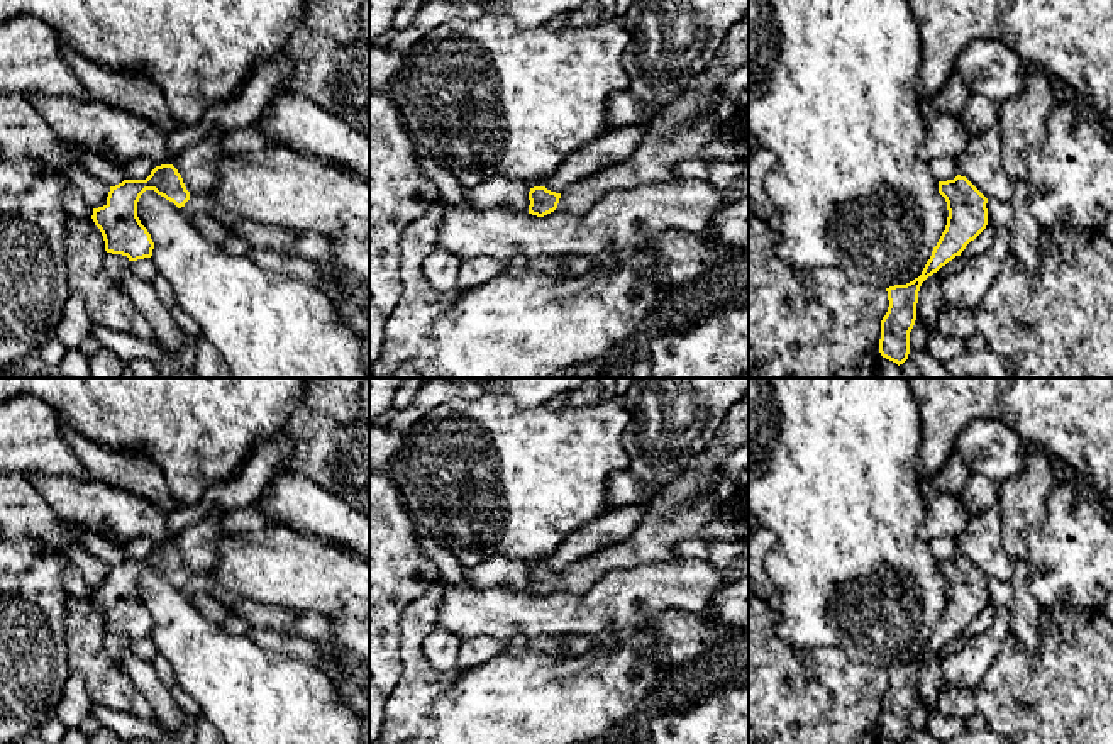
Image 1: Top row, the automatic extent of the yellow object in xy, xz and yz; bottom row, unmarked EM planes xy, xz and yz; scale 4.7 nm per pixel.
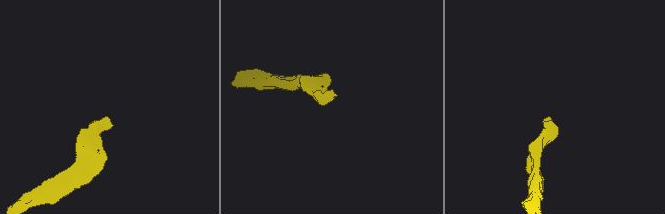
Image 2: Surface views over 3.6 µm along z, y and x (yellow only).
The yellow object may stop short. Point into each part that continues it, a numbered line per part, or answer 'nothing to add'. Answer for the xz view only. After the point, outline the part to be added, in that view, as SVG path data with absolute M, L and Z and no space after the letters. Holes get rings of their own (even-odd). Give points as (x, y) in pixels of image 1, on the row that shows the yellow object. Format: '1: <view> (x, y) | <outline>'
1: xz (686, 124) | M749 12L728 29L705 71L647 122L632 156L566 186L556 210L579 215L608 192L679 178L676 164L698 158L720 136L718 92L725 78L744 64L749 64Z

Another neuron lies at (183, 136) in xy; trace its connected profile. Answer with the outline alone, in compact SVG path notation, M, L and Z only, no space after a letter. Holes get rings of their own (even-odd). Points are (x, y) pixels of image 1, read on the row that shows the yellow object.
M280 53L268 63L261 64L244 85L241 93L224 103L208 108L207 117L195 125L178 125L168 134L166 144L173 154L205 139L217 122L225 130L256 125L269 98L291 76L291 61L288 54Z

